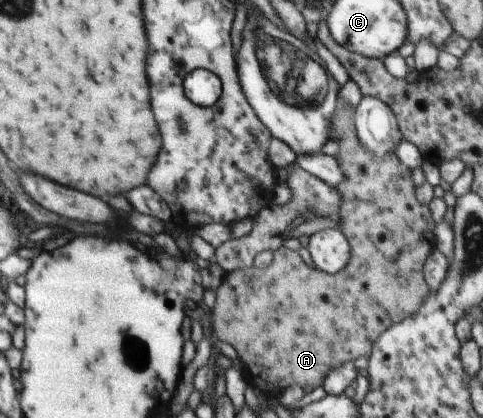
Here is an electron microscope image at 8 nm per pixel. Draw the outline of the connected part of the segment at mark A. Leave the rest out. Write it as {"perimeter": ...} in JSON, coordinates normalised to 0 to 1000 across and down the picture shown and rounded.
{"perimeter":[[[700,237],[696,251],[696,270],[687,287],[683,323],[689,323],[687,333],[702,335],[706,344],[696,376],[708,400],[712,433],[698,450],[698,457],[710,474],[712,486],[708,488],[704,514],[694,524],[727,589],[727,615],[720,634],[702,653],[679,656],[656,641],[636,636],[619,612],[617,600],[582,589],[567,600],[565,624],[555,639],[547,644],[530,641],[528,636],[520,636],[518,641],[491,641],[487,648],[468,656],[466,672],[449,689],[447,722],[437,739],[441,801],[447,804],[447,816],[451,821],[468,816],[489,835],[501,873],[501,904],[507,907],[513,923],[536,928],[553,950],[580,947],[584,935],[592,926],[607,921],[607,916],[615,916],[625,928],[640,926],[640,935],[644,935],[644,931],[669,921],[671,907],[685,885],[700,880],[714,866],[731,866],[735,859],[747,859],[747,854],[762,856],[778,811],[814,775],[826,773],[841,758],[855,754],[874,732],[878,715],[892,694],[880,672],[876,636],[882,617],[899,608],[896,572],[899,543],[903,538],[892,522],[892,505],[886,493],[878,493],[863,481],[861,450],[851,428],[849,404],[820,373],[818,364],[805,364],[793,380],[785,380],[781,373],[766,368],[747,347],[747,340],[741,337],[741,323],[735,318],[737,309],[733,289],[729,287],[733,270],[718,266],[704,246],[704,237]]]}

